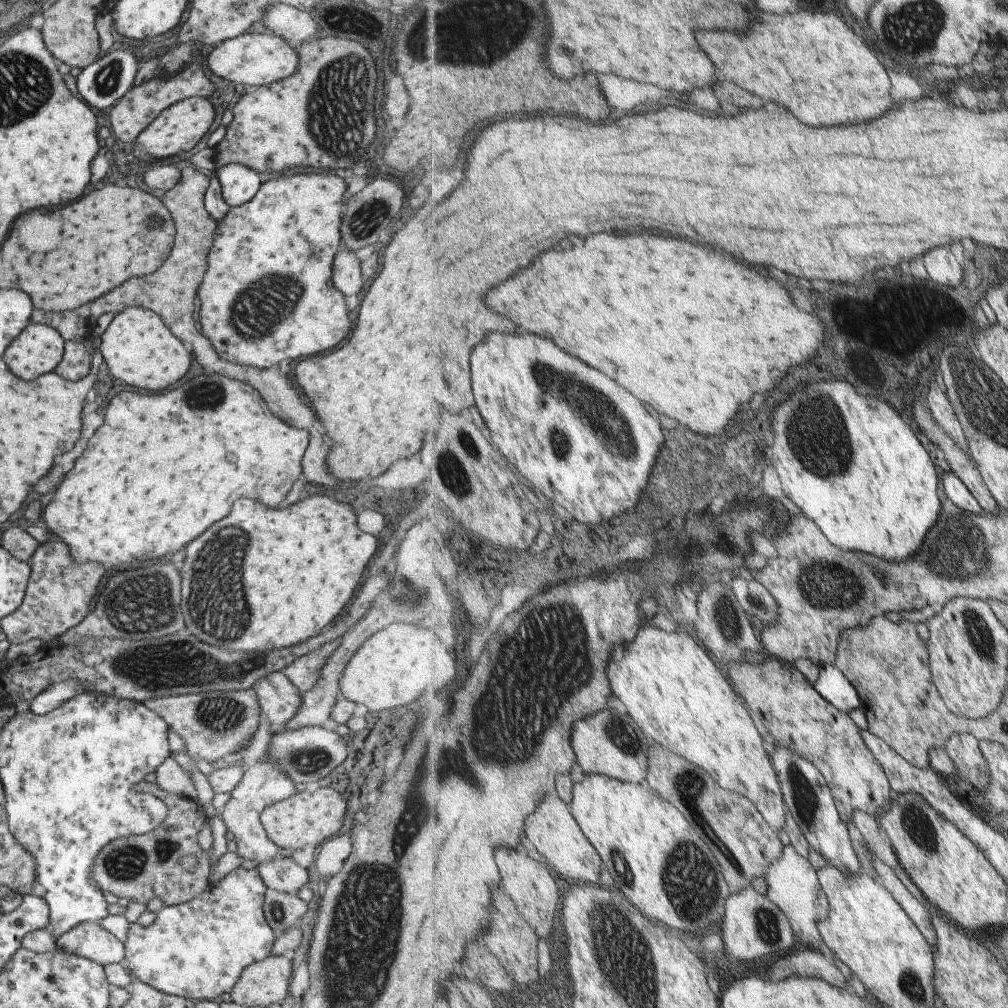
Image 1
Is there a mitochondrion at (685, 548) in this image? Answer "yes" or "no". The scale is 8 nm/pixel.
yes

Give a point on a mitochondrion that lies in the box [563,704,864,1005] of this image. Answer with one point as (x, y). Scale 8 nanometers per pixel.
(690, 880)

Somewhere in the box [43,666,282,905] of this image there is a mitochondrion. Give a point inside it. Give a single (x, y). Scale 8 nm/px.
(126, 863)

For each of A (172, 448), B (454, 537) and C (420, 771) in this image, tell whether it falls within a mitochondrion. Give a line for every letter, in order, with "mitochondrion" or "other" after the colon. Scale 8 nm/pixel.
A: other
B: other
C: other

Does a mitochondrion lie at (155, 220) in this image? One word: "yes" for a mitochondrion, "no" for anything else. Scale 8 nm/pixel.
no

